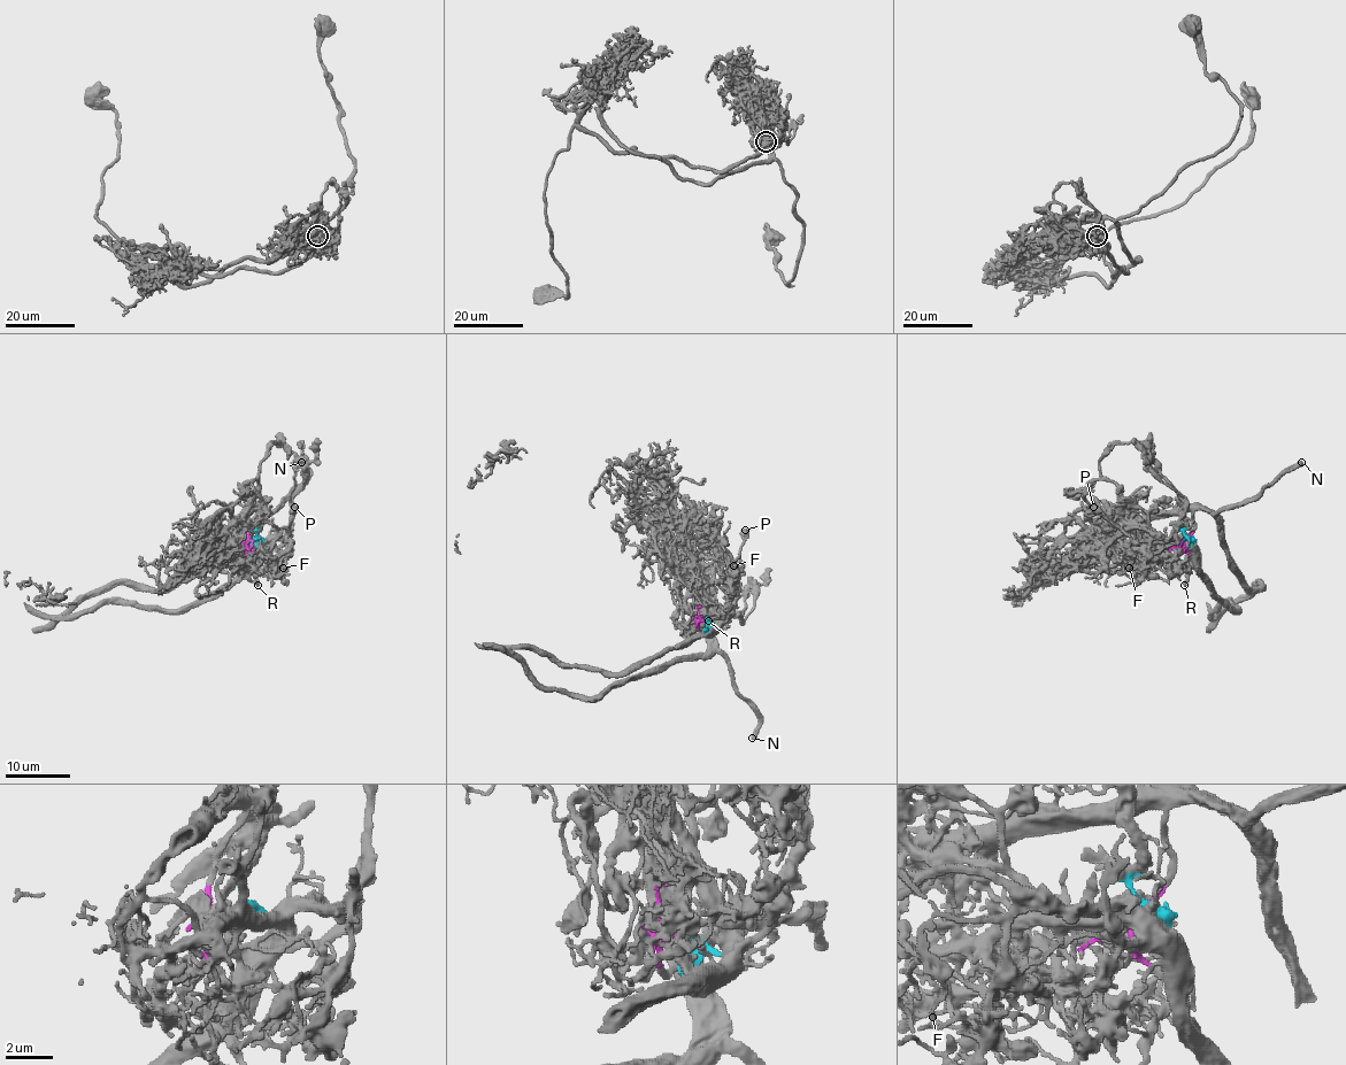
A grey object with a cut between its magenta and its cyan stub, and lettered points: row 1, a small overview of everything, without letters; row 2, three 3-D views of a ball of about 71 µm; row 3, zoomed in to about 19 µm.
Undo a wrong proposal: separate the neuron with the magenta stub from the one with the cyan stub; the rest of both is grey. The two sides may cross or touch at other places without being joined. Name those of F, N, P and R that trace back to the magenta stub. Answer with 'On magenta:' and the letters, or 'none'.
On magenta: N, R

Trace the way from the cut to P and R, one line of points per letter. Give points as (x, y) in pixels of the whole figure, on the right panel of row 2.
P: (1181, 542), (1187, 539), (1130, 539), (1093, 507)
R: (1181, 542), (1193, 560), (1184, 586)

